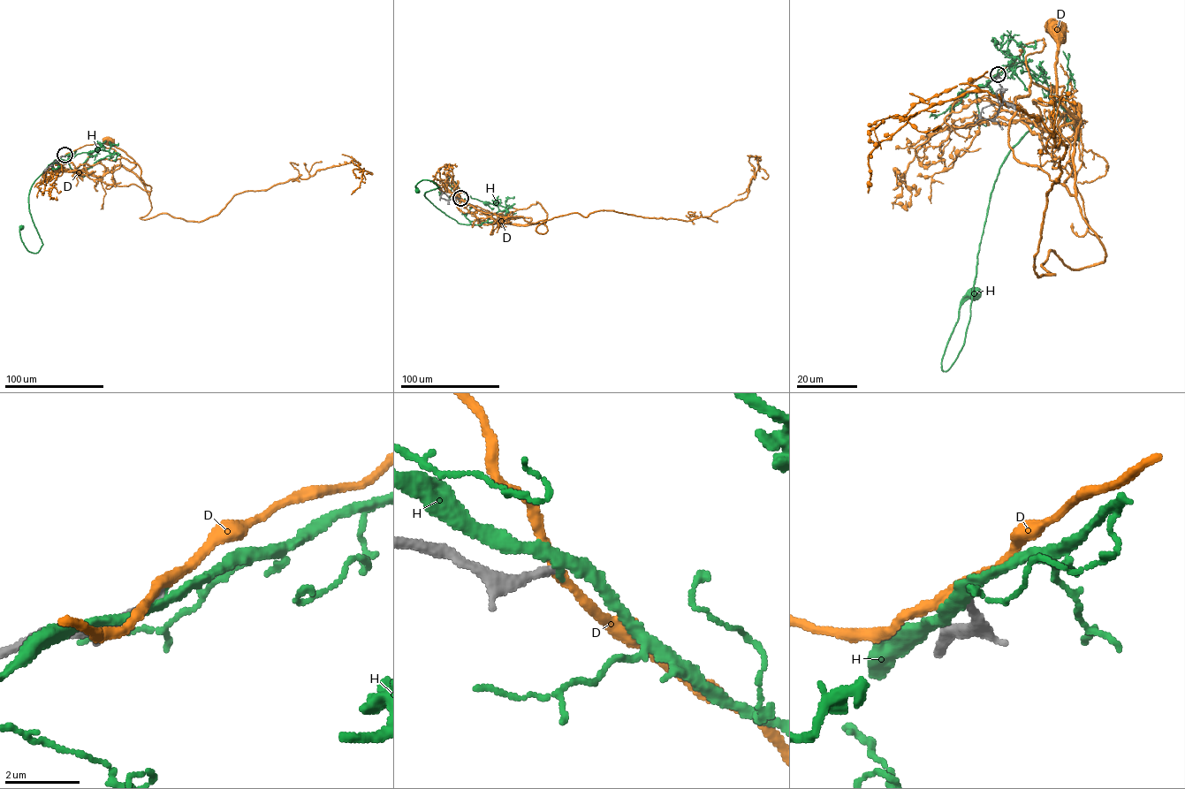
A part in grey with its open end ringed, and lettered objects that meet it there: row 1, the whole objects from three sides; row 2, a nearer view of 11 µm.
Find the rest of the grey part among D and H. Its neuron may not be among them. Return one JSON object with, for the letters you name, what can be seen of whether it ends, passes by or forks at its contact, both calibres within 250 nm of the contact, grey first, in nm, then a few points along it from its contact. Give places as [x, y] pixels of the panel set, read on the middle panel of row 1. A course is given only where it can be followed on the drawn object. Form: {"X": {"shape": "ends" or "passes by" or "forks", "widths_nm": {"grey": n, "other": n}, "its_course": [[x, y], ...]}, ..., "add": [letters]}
{"add": []}

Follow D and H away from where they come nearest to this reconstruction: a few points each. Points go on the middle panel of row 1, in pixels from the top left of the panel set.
D: (460, 198), (497, 214), (537, 201), (547, 215), (544, 223), (525, 225), (530, 217), (505, 217)
H: (460, 198), (471, 207), (469, 224), (425, 197), (438, 187), (432, 182), (421, 181), (417, 191)

